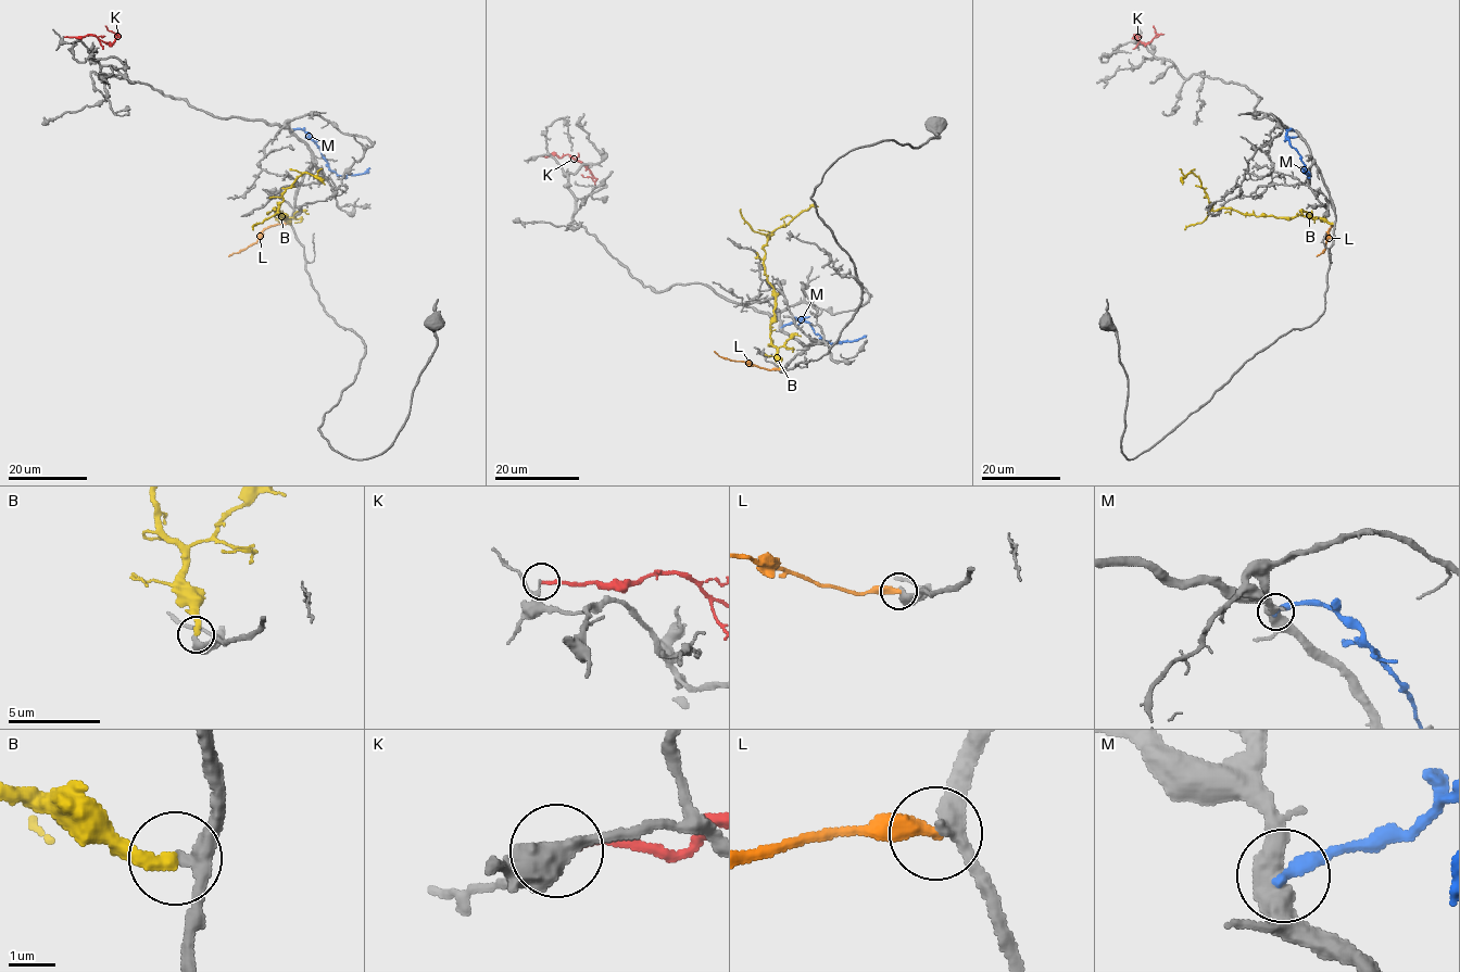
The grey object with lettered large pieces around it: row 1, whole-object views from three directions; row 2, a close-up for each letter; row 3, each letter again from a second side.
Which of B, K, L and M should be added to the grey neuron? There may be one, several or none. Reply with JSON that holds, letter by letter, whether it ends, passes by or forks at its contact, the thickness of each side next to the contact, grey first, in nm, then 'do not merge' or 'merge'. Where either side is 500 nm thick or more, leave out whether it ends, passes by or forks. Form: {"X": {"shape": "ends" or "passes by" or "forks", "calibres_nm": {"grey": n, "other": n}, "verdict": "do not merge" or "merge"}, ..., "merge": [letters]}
{"B": {"shape": "ends", "calibres_nm": {"grey": 340, "other": 320}, "verdict": "merge"}, "K": {"shape": "ends", "calibres_nm": {"grey": 160, "other": 170}, "verdict": "do not merge"}, "L": {"shape": "ends", "calibres_nm": {"grey": 340, "other": 380}, "verdict": "do not merge"}, "M": {"shape": "ends", "calibres_nm": {"grey": 480, "other": 280}, "verdict": "do not merge"}, "merge": ["B"]}

